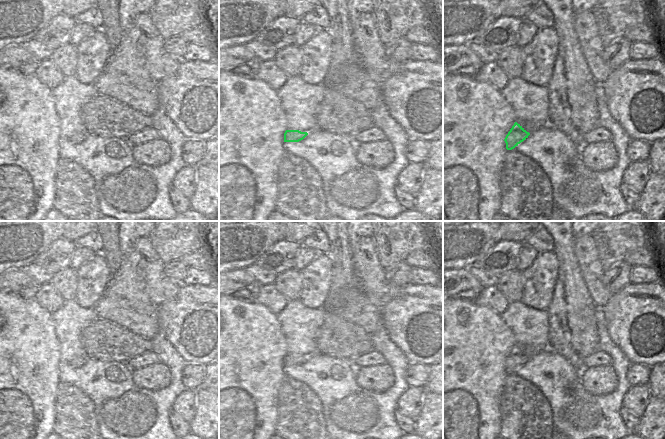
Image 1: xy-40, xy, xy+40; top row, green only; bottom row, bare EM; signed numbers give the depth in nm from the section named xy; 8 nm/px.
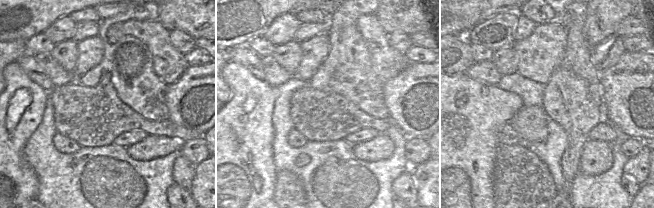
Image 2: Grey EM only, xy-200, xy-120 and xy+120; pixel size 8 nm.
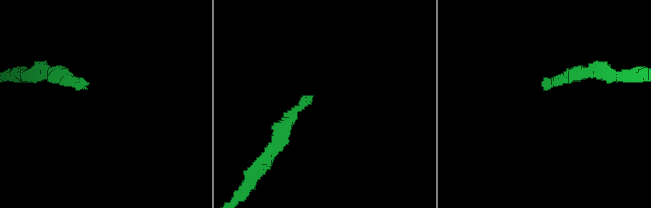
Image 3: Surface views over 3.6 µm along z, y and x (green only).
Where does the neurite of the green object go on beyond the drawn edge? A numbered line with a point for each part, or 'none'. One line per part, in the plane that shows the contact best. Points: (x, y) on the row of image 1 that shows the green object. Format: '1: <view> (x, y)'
none

